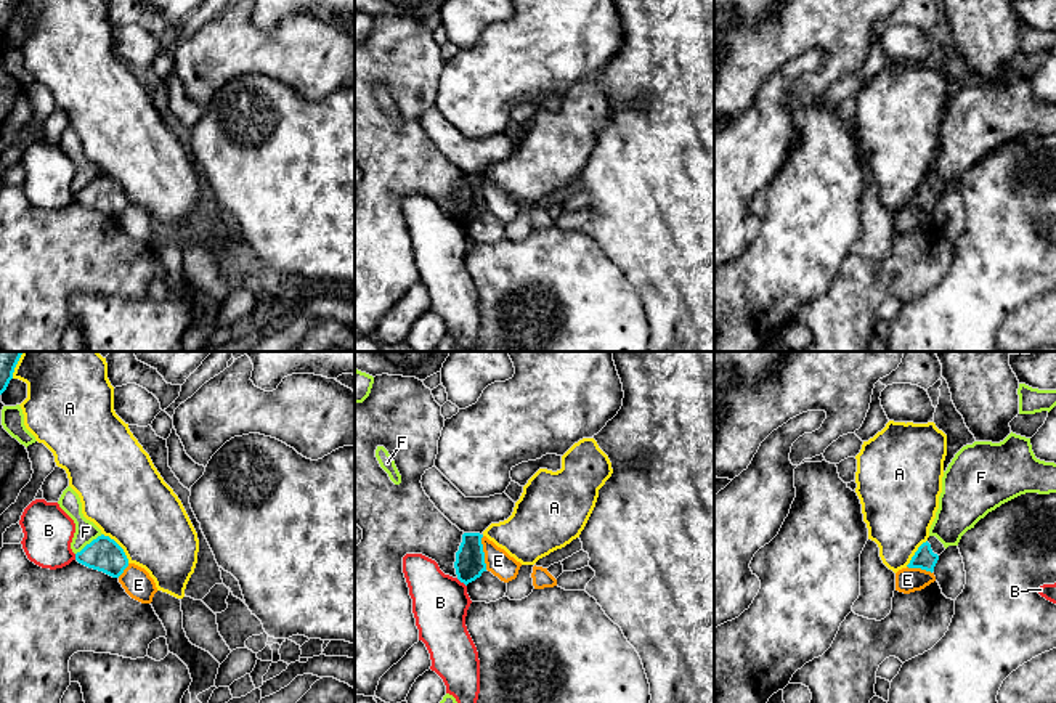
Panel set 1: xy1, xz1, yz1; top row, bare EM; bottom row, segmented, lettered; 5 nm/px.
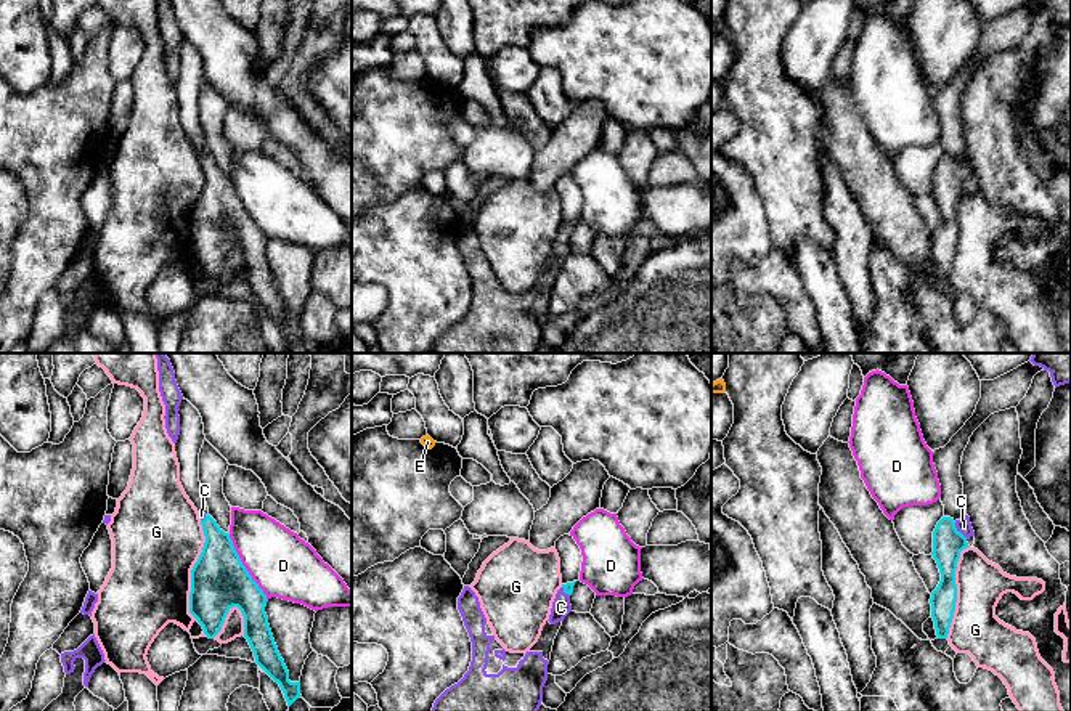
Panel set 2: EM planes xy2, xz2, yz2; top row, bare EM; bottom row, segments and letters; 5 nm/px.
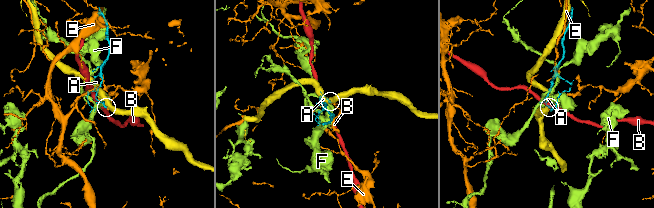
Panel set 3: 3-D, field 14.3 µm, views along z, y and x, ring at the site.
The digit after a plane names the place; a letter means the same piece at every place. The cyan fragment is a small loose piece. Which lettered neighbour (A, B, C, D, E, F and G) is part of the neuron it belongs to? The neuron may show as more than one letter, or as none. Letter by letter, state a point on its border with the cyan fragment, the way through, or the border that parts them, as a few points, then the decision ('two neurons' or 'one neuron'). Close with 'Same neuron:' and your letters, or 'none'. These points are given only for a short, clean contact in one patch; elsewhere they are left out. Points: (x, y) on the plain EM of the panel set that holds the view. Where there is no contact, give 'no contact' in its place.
A: xy1 (119, 186) | two neurons
B: xz1 (461, 222) | two neurons
C: yz2 (959, 172) | across yz2 (948, 183), (959, 172), (964, 167) | one neuron
D: xy2 (244, 207) | along xy2 (228, 175), (241, 204), (267, 239) | two neurons
E: xz1 (483, 193) | along xz1 (482, 177), (487, 209) | two neurons
F: xy1 (90, 183) | two neurons
G: xy2 (191, 211) | two neurons
Same neuron: C

